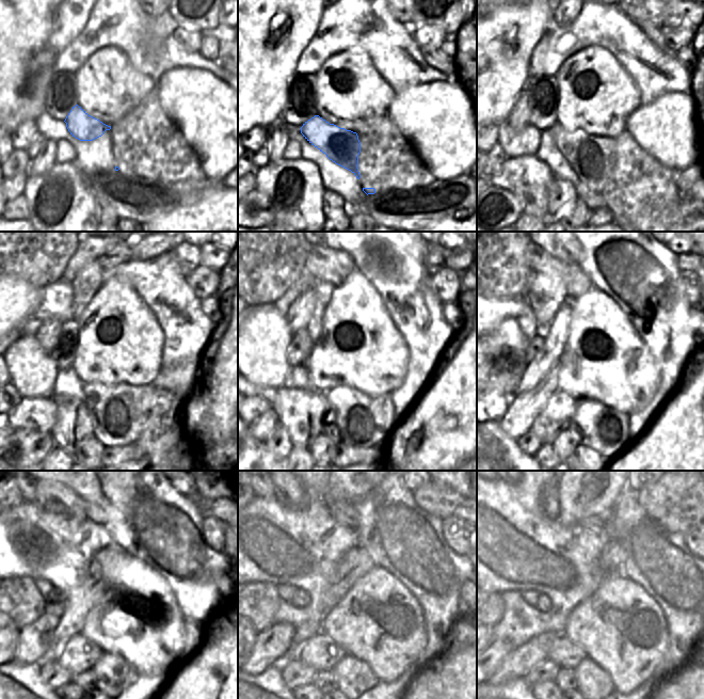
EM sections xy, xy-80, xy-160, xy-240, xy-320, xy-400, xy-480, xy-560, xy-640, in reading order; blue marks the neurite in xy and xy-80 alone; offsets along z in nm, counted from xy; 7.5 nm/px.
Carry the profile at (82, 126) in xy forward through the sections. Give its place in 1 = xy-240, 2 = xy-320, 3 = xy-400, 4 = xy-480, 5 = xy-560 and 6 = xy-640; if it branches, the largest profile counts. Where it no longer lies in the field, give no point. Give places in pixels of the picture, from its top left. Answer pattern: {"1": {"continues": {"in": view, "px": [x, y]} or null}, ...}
{"1": {"continues": {"in": "xy-240", "px": [120, 411]}}, "2": {"continues": {"in": "xy-320", "px": [363, 421]}}, "3": {"continues": {"in": "xy-400", "px": [606, 430]}}, "4": {"continues": {"in": "xy-480", "px": [121, 676]}}, "5": {"continues": {"in": "xy-560", "px": [354, 677]}}, "6": {"continues": {"in": "xy-640", "px": [594, 683]}}}

